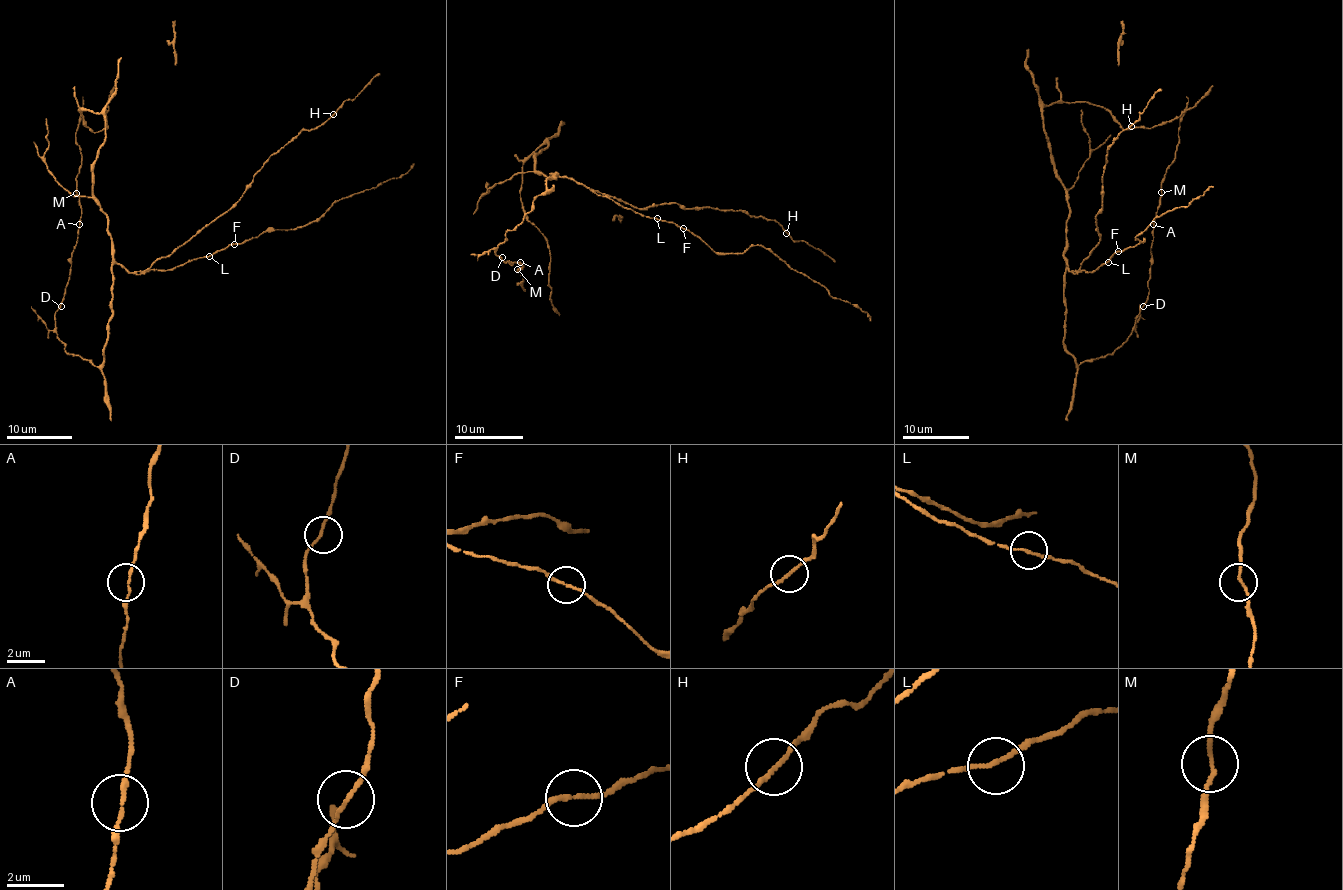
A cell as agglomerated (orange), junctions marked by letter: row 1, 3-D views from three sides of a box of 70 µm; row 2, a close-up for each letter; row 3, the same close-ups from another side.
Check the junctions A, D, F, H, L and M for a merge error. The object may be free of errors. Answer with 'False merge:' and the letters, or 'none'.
False merge: none

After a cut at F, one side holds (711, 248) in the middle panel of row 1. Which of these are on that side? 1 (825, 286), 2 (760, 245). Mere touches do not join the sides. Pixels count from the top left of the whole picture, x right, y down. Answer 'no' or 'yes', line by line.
1: yes
2: yes

